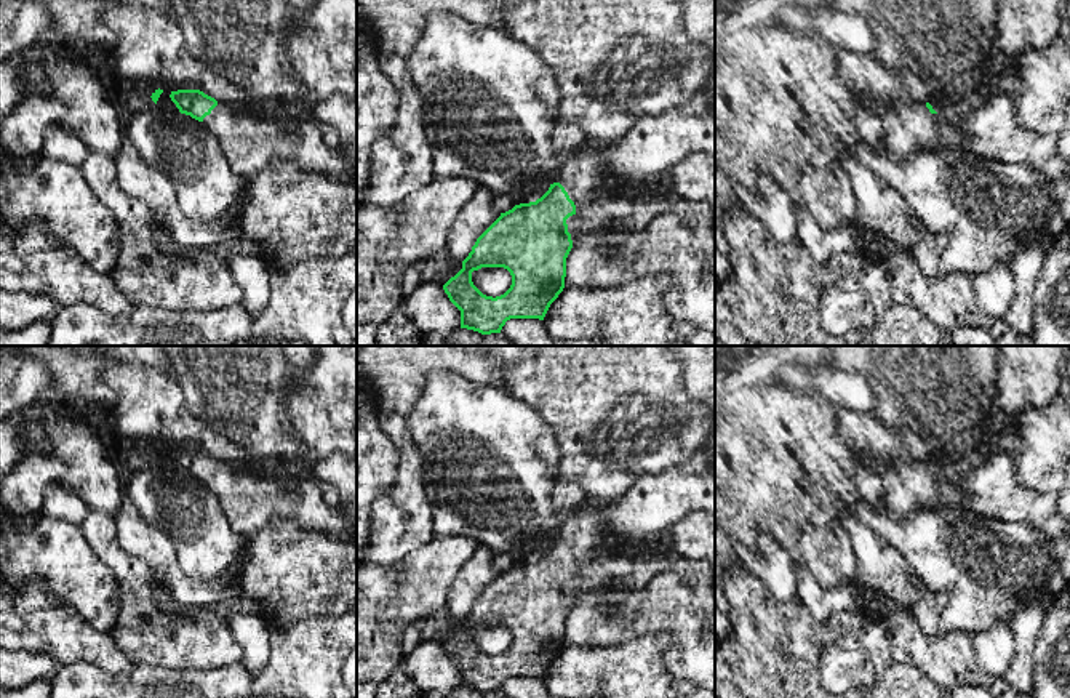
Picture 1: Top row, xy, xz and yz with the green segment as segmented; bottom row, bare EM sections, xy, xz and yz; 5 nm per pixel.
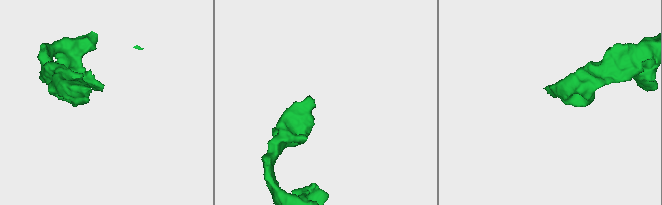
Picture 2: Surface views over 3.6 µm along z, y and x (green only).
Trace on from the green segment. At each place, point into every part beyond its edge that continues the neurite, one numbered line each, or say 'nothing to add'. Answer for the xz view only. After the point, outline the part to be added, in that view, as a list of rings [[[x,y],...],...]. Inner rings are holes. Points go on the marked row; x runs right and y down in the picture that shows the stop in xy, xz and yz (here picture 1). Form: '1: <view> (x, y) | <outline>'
1: xz (586, 178) | [[[595,149],[561,160],[557,183],[568,192],[576,211],[589,211],[593,205],[624,202],[624,184],[609,173]]]

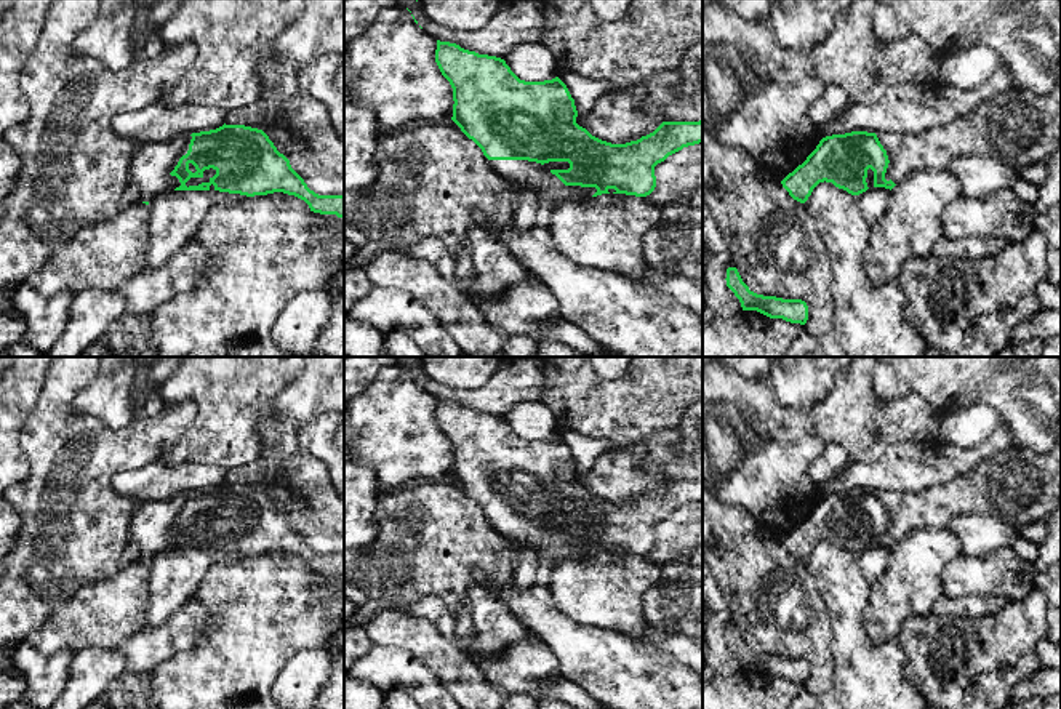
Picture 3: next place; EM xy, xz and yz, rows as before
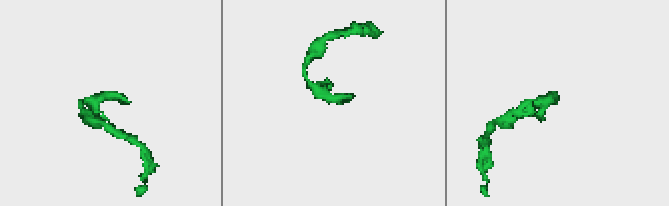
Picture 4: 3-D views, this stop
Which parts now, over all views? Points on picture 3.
1: xz (551, 191) | [[[488,160],[491,168],[517,186],[530,186],[538,192],[544,213],[560,202],[592,197],[595,187],[565,186],[552,170],[568,170],[568,162],[536,163],[528,160]]]

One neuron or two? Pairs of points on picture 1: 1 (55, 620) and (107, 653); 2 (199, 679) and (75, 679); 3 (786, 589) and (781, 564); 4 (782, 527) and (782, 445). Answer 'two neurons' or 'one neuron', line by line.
1: one neuron
2: one neuron
3: one neuron
4: one neuron

